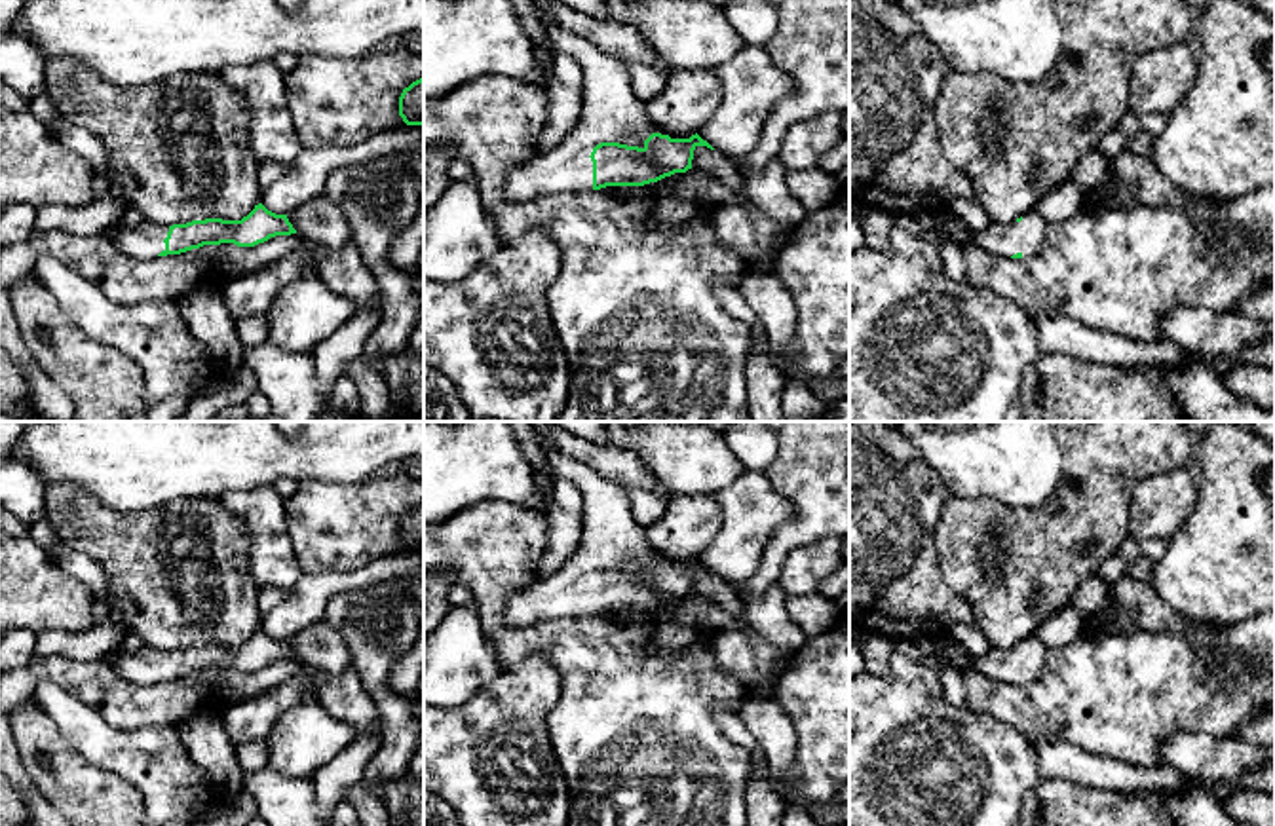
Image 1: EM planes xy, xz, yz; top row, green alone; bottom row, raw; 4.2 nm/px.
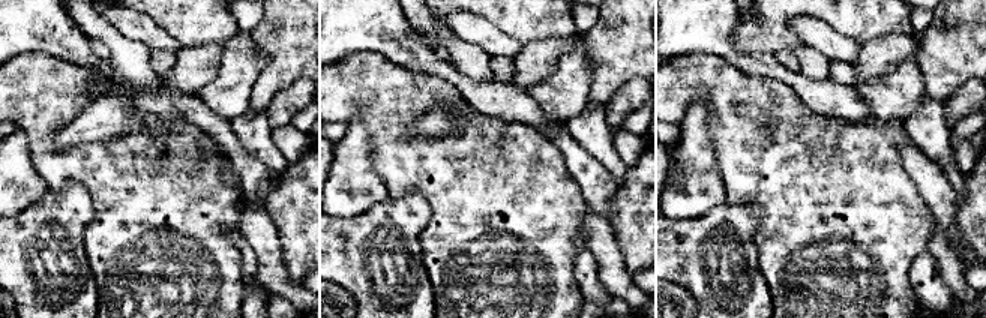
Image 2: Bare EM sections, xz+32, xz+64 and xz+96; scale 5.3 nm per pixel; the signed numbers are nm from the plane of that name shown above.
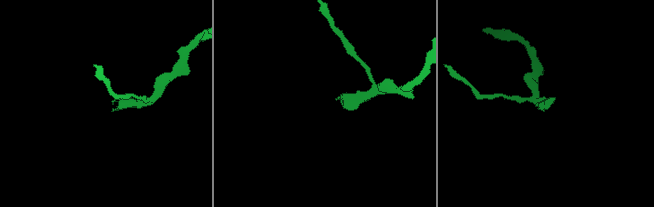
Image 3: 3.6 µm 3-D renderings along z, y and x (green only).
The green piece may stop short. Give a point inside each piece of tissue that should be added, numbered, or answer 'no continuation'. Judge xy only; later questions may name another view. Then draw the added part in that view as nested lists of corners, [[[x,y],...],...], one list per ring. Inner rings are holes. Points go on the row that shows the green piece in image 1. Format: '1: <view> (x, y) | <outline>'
1: xy (145, 242) | [[[143,222],[139,228],[110,226],[103,232],[114,245],[133,258],[152,258],[165,251],[163,239],[167,237],[169,226]]]

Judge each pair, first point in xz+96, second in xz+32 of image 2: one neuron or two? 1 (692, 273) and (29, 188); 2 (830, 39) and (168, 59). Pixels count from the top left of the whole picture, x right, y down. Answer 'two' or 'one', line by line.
1: two
2: two

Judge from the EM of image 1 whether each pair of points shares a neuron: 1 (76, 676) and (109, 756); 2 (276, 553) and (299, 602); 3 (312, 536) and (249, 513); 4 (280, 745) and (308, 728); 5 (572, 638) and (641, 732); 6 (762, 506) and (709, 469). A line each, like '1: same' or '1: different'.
1: different
2: different
3: different
4: same
5: same
6: different

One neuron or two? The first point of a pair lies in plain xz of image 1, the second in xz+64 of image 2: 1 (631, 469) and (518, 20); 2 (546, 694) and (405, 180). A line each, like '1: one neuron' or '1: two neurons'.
1: two neurons
2: two neurons

